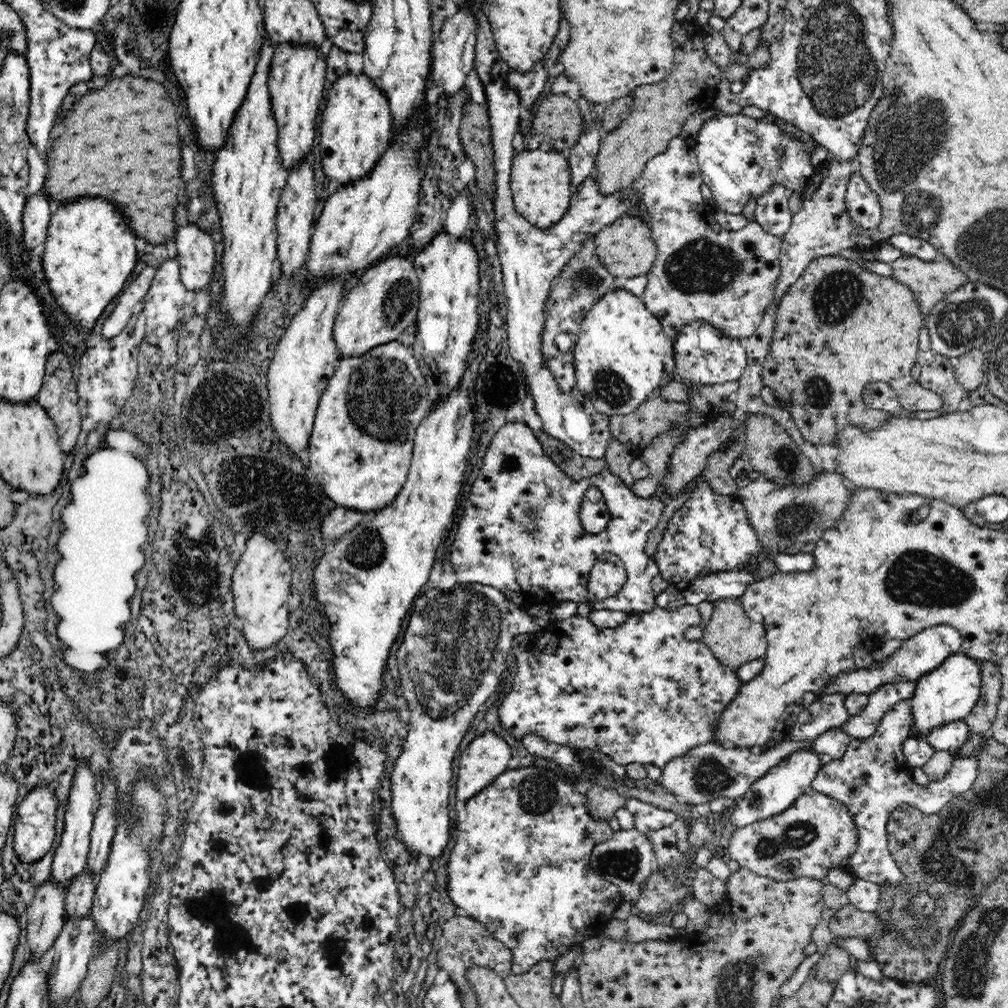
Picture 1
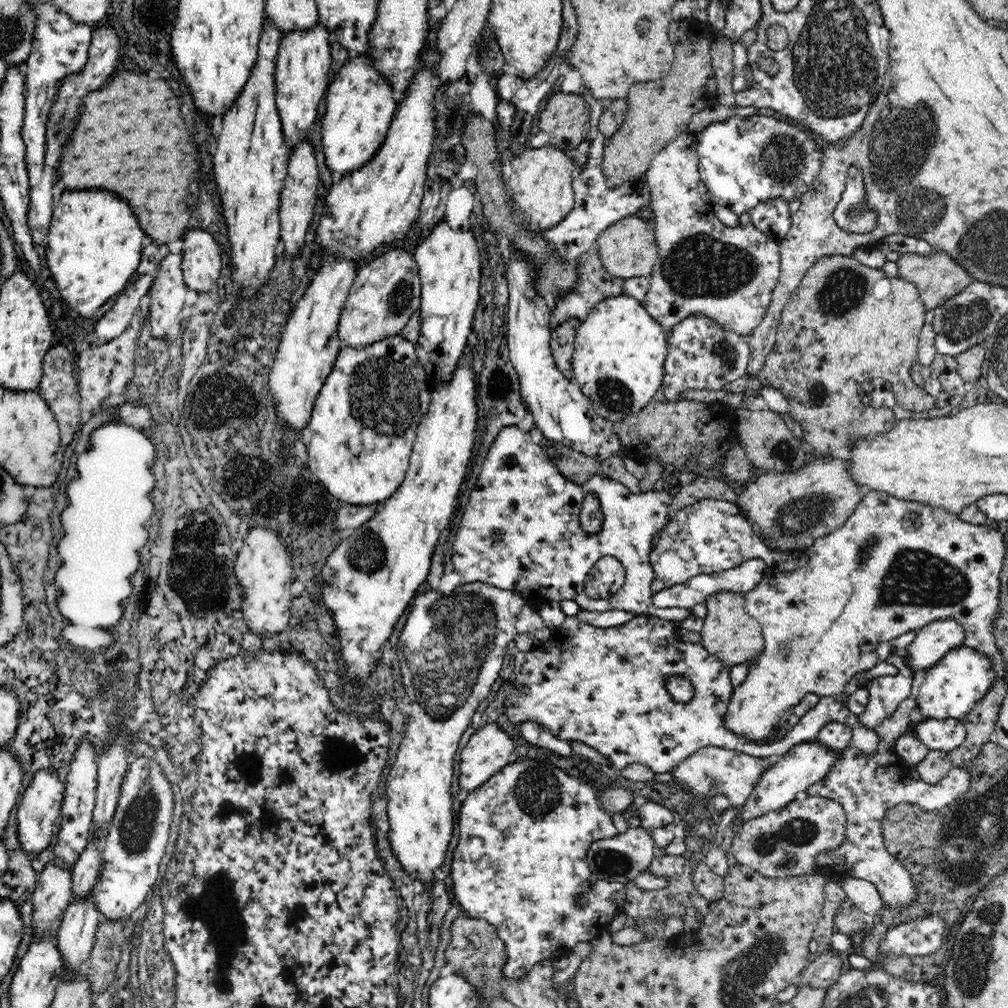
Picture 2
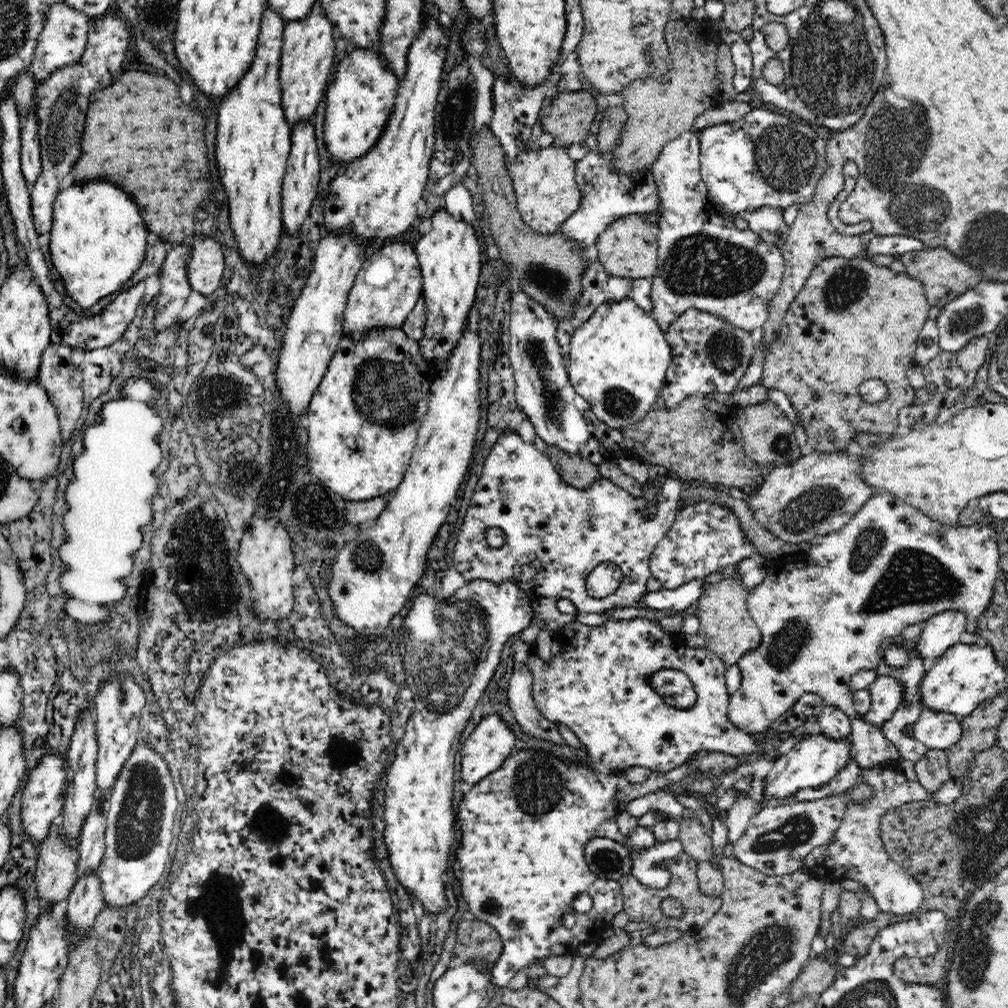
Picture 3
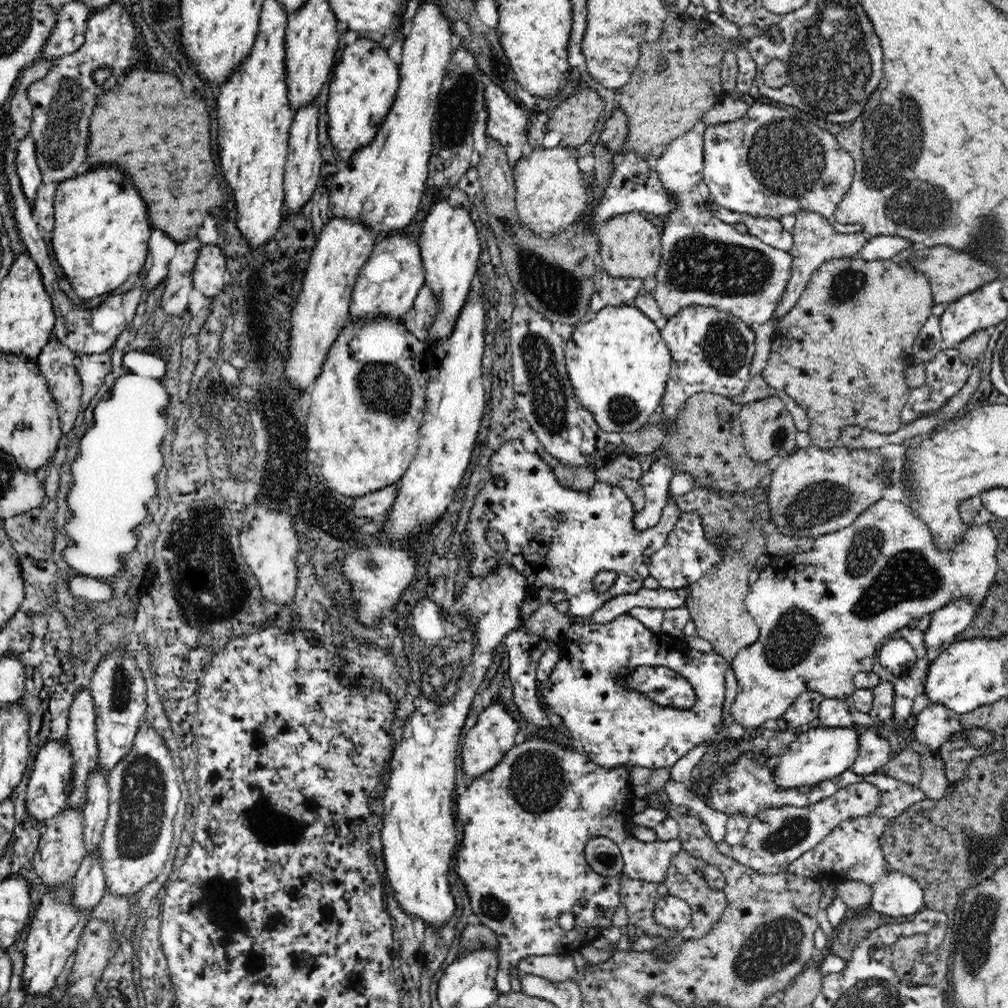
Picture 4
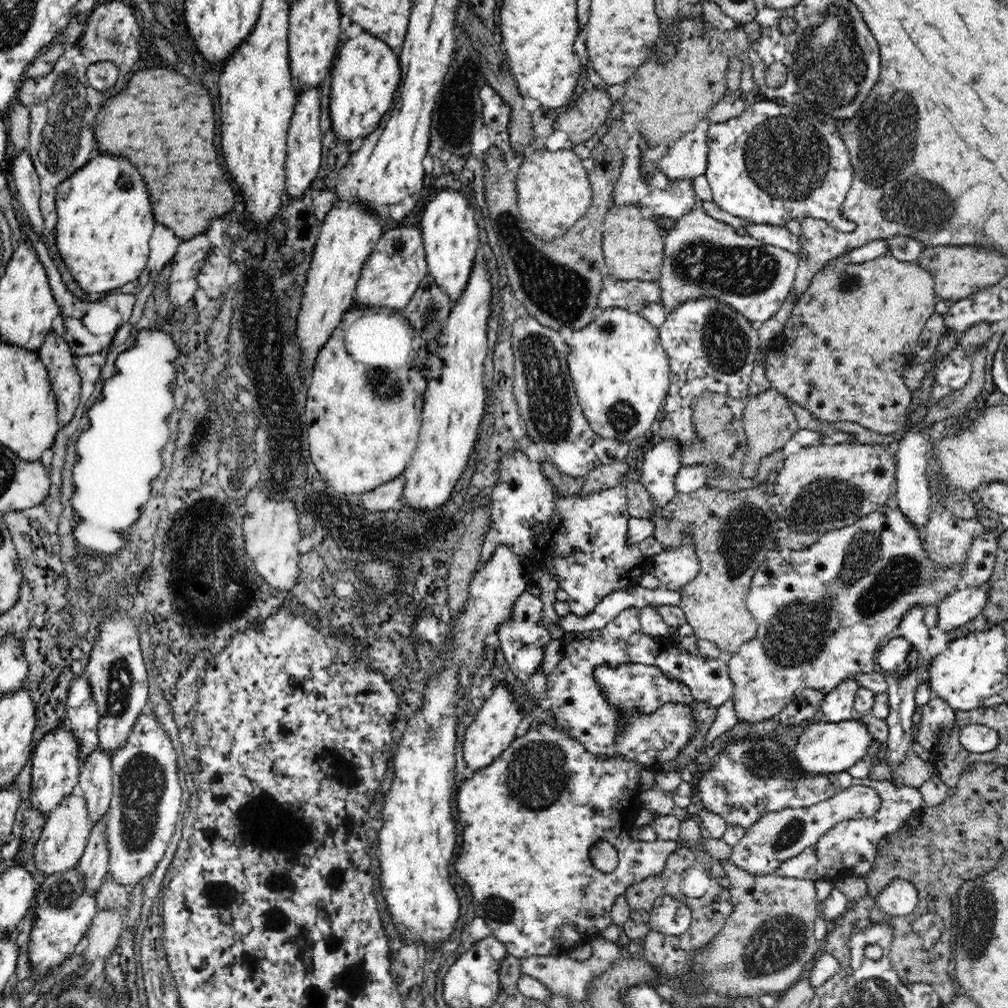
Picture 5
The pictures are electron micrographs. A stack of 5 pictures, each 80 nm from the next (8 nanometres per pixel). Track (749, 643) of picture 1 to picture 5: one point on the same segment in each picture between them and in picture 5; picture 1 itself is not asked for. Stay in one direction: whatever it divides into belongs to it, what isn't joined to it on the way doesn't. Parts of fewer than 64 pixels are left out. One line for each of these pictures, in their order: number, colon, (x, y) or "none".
2: (729, 632)
3: (730, 632)
4: (717, 607)
5: (735, 533)

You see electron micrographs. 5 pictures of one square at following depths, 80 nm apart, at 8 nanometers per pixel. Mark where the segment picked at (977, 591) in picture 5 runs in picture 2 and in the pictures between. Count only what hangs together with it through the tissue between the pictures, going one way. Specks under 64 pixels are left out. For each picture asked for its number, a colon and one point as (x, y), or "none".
2: (932, 642)
3: (945, 629)
4: (948, 622)

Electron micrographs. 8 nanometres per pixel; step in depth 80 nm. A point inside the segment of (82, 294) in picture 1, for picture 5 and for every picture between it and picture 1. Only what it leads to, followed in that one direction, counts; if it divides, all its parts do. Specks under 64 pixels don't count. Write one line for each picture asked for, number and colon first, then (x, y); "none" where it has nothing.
2: (94, 245)
3: (98, 241)
4: (101, 232)
5: (104, 223)

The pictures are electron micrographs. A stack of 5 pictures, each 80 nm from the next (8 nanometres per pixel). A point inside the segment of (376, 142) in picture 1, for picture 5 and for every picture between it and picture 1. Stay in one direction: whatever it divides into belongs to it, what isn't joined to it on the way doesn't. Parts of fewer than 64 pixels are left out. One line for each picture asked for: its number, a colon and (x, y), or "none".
2: (359, 107)
3: (359, 100)
4: (363, 86)
5: (364, 79)

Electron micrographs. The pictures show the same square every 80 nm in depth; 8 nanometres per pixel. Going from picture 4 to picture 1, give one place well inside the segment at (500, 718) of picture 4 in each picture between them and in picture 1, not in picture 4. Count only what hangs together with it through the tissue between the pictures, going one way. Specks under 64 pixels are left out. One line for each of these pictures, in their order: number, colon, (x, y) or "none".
1: (486, 757)
2: (488, 750)
3: (488, 746)

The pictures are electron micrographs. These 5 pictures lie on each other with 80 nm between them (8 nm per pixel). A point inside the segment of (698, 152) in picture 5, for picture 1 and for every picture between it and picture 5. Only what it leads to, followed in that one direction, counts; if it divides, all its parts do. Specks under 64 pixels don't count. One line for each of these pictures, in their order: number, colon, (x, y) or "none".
1: (702, 271)
2: (728, 274)
3: (705, 263)
4: (705, 262)

